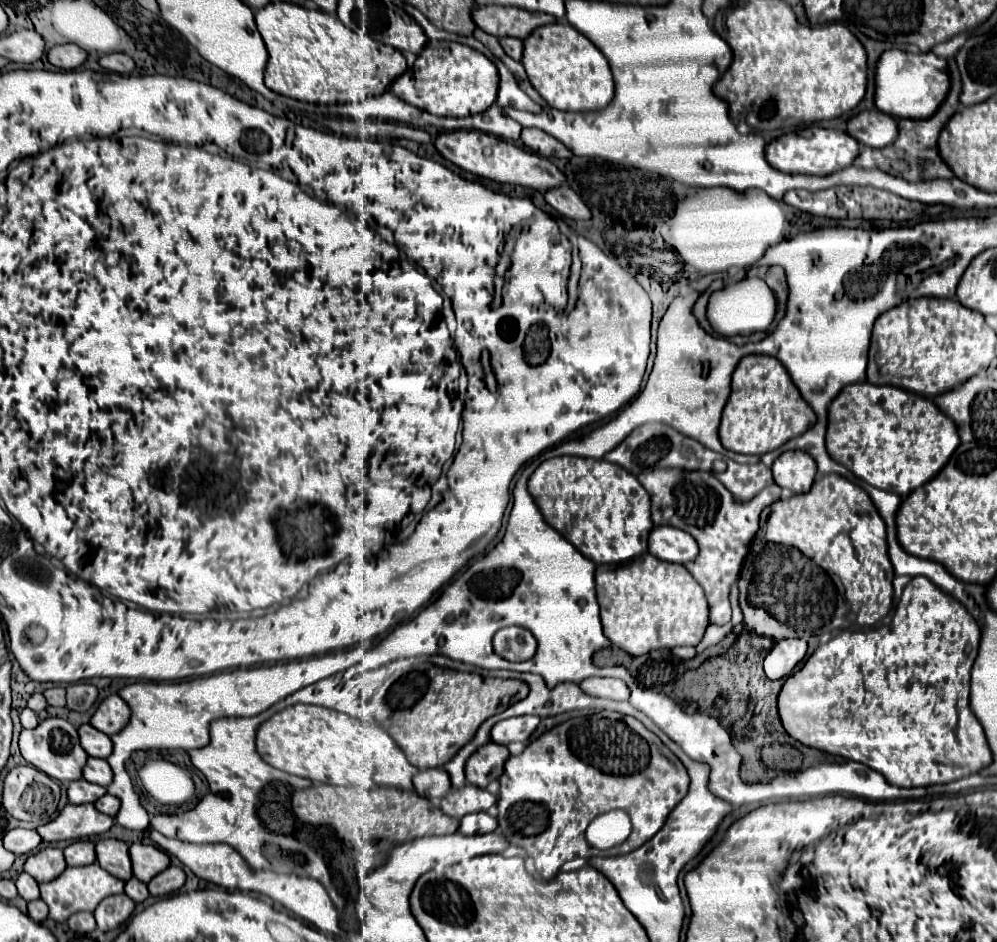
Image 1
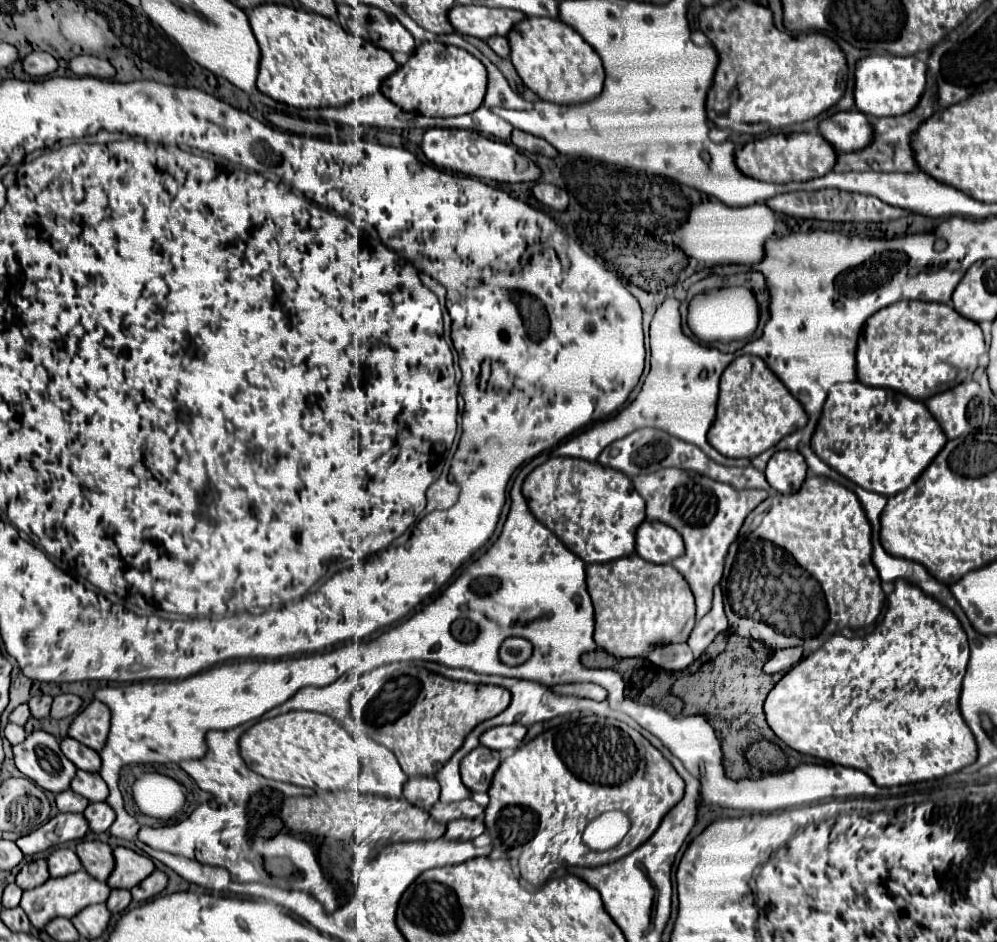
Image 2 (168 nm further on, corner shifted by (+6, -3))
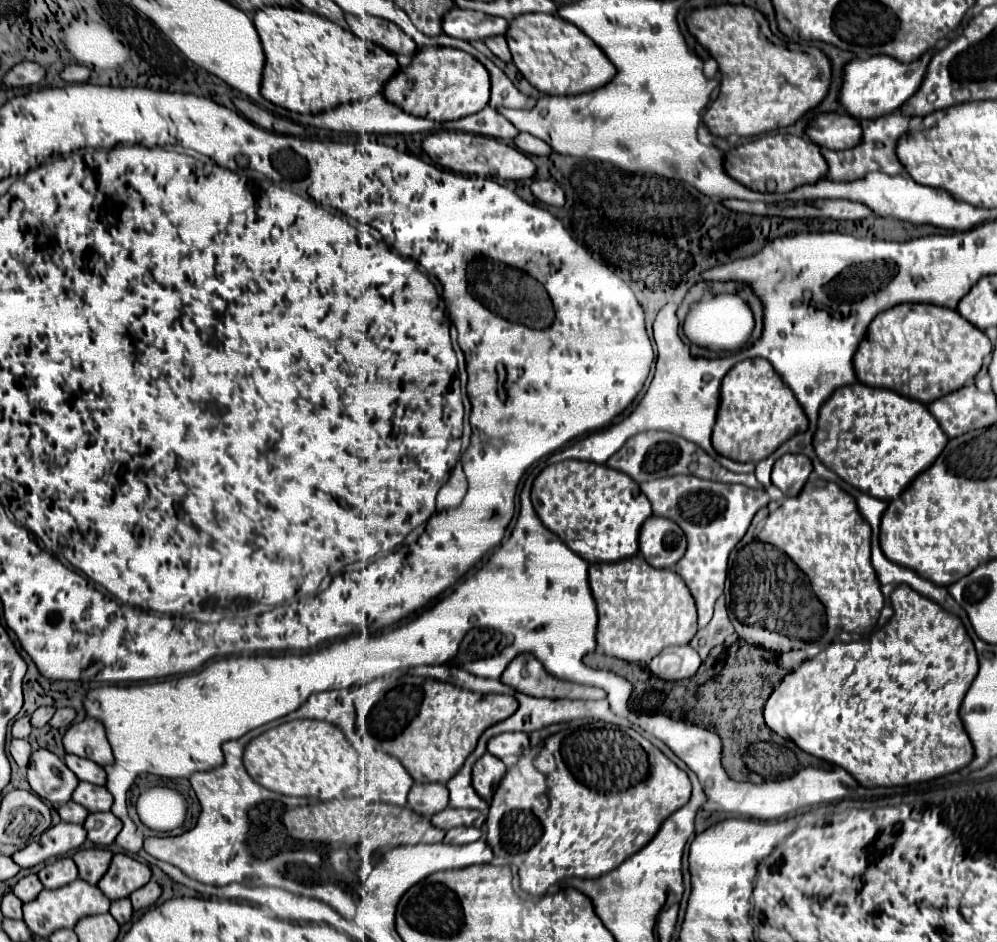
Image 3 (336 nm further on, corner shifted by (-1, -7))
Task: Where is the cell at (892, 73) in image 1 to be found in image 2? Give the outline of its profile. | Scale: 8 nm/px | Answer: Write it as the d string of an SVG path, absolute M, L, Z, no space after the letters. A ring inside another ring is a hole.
M871 54L855 66L855 106L867 116L899 116L913 110L925 90L927 66L915 56Z

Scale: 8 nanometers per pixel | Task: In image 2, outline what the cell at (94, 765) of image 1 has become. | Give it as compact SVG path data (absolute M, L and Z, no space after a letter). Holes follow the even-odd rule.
M77 770L77 776L71 782L71 790L87 798L89 802L103 802L109 796L109 788L99 774Z

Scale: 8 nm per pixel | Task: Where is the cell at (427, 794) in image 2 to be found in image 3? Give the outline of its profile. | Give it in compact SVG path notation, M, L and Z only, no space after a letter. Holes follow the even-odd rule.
M414 784L408 794L408 806L418 814L432 816L448 806L448 788L444 784Z

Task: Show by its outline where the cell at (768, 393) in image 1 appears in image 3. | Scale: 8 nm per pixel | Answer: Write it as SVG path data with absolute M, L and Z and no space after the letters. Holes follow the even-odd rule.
M764 358L738 362L722 380L720 410L712 432L712 446L734 462L760 462L780 444L808 428L808 418L792 390Z

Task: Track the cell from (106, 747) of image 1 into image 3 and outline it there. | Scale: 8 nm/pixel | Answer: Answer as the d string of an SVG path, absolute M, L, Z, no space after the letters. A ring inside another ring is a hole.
M66 754L64 762L78 776L78 780L92 782L92 784L98 784L98 786L106 784L106 772L96 762L90 762L88 758L82 758L82 756L76 756L76 754Z

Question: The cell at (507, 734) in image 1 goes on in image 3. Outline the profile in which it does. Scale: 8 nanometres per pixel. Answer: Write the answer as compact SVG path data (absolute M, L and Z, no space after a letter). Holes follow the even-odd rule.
M504 732L494 736L488 742L488 752L500 758L507 768L517 762L520 754L528 748L528 734L526 732Z

